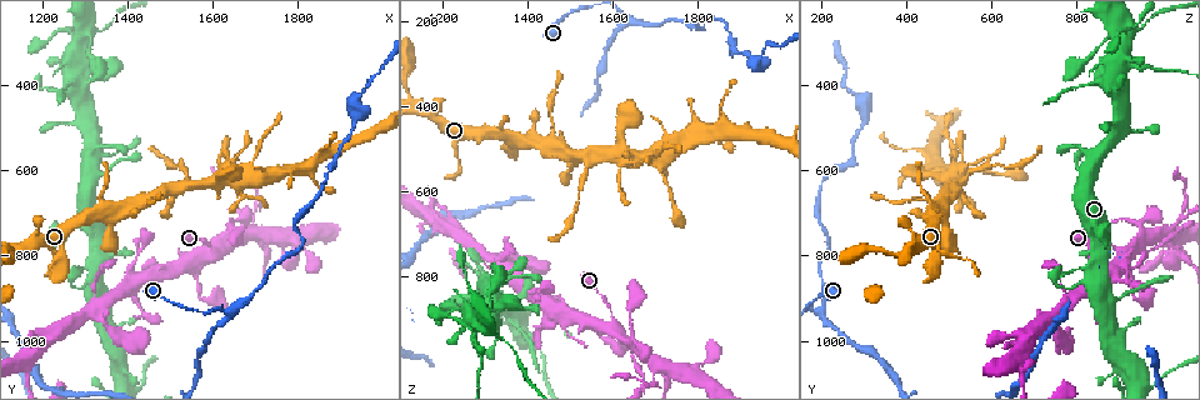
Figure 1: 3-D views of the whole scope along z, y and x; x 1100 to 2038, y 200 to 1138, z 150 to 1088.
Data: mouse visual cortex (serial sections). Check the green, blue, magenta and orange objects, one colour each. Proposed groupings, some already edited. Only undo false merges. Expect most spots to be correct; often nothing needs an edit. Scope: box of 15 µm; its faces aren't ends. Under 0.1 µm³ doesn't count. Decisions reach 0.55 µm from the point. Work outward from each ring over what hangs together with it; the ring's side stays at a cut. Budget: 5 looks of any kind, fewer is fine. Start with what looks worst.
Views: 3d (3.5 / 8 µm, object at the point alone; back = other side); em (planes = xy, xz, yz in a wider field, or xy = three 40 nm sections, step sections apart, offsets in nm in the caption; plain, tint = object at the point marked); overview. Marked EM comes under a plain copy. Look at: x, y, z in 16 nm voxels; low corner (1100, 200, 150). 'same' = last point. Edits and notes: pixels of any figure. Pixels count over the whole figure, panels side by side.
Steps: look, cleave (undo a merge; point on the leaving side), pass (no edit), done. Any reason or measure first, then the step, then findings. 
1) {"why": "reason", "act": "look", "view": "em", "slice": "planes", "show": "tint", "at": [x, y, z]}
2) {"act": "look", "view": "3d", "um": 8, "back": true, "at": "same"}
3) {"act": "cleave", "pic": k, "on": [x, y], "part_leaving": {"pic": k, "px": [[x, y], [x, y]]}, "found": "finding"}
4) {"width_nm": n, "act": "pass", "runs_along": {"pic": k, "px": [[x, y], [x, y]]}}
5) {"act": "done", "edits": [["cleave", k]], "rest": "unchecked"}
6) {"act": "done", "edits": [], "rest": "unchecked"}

{"why": "sudden change in width", "act": "look", "view": "3d", "um": 3.5, "at": [1350, 265, 955]}

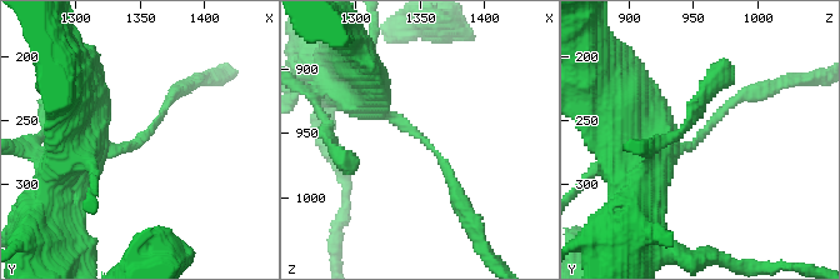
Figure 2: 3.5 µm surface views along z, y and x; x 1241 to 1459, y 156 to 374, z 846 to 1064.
{"arm_widths_nm": [150, 500], "why": "now the EM", "act": "look", "view": "em", "slice": "planes", "show": "tint", "at": [1348, 266, 950]}

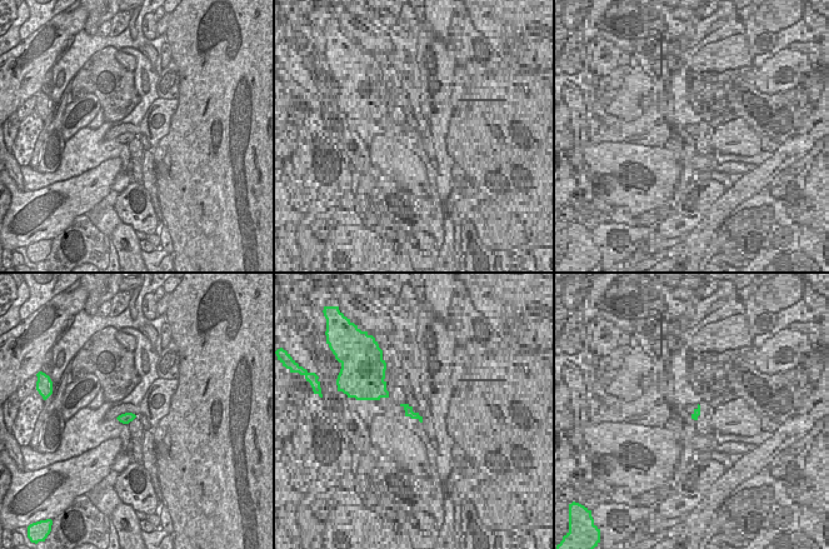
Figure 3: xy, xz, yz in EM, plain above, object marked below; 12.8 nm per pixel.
{"act": "look", "view": "em", "slice": "xy", "step": 3, "show": "tint", "at": "same"}

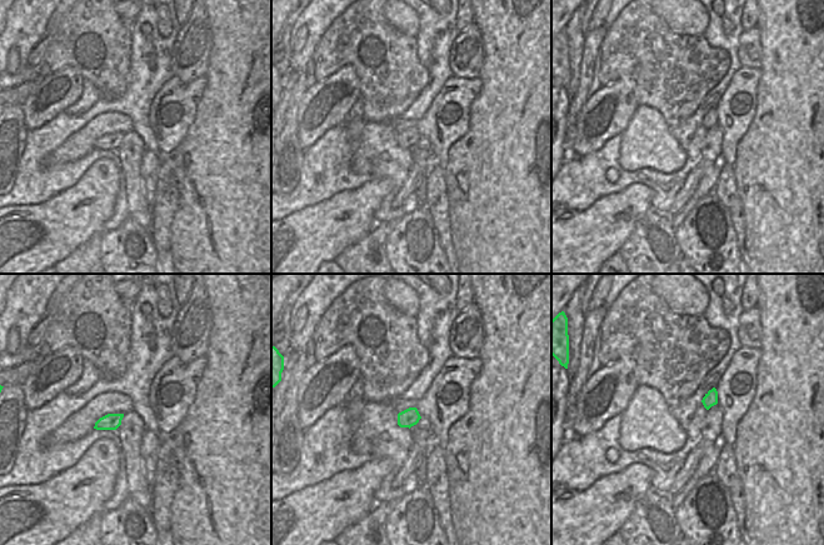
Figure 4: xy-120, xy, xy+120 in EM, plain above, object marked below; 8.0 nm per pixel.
{"width_nm": 140, "act": "pass", "runs_along": {"pic": 2, "px": [[355, 90], [435, 150], [455, 189]]}, "found": "continuous, no second cell"}

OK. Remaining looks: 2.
{"why": "sudden change in width", "act": "look", "view": "3d", "um": 3.5, "back": true, "at": [1435, 785, 830]}

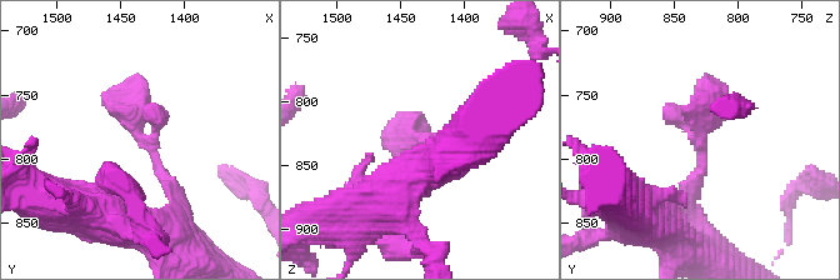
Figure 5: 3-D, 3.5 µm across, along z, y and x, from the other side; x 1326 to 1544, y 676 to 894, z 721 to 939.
{"act": "look", "view": "em", "slice": "xy", "step": 1, "show": "tint", "at": [1434, 788, 828]}

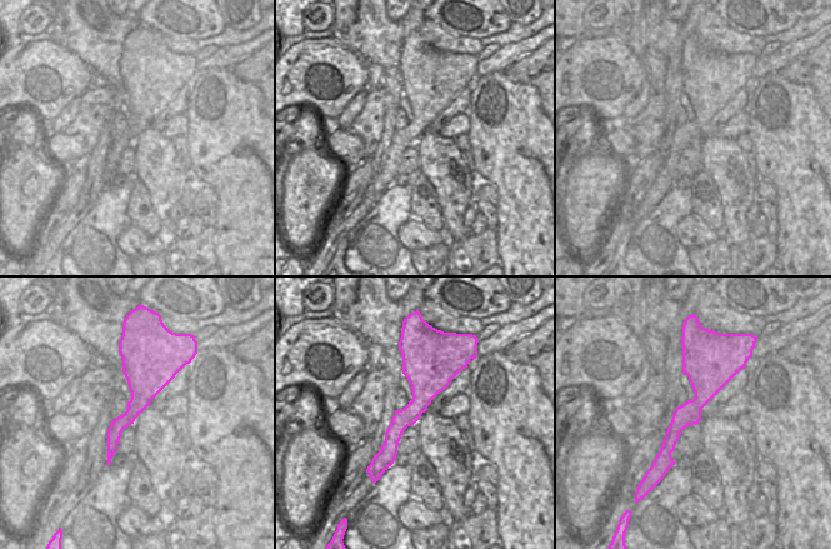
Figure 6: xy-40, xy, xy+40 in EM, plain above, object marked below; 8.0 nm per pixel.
{"act": "pass", "runs_along": {"pic": 5, "px": [[175, 210], [133, 126], [136, 73]]}, "found": "all the same cell"}

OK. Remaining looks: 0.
{"act": "done", "edits": [], "rest": "unchecked"}

